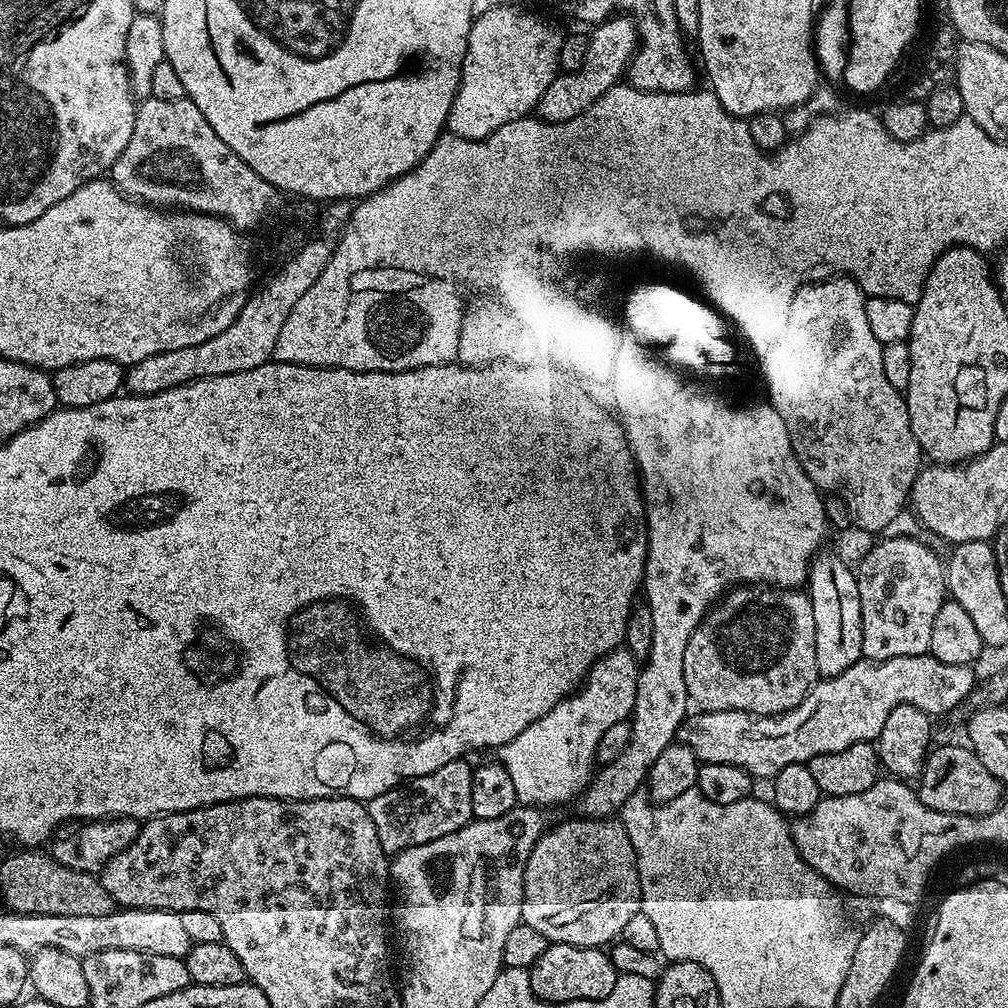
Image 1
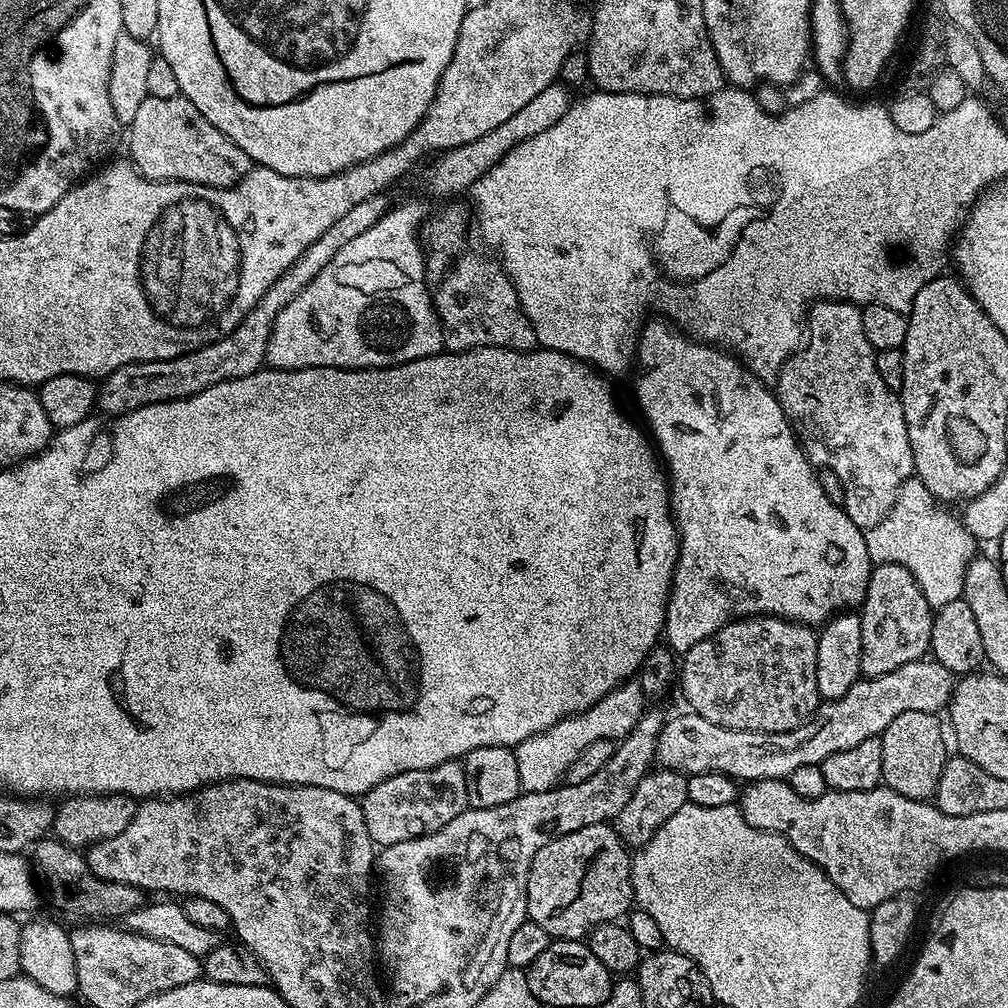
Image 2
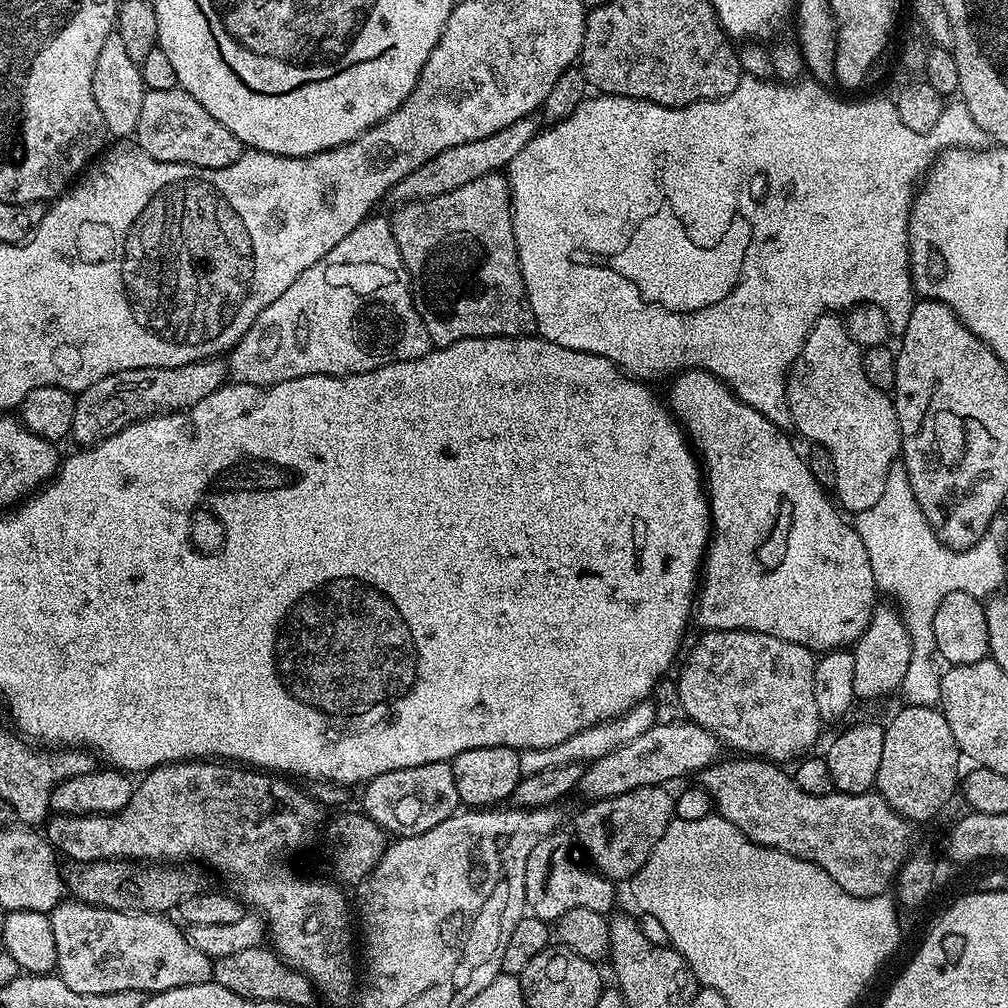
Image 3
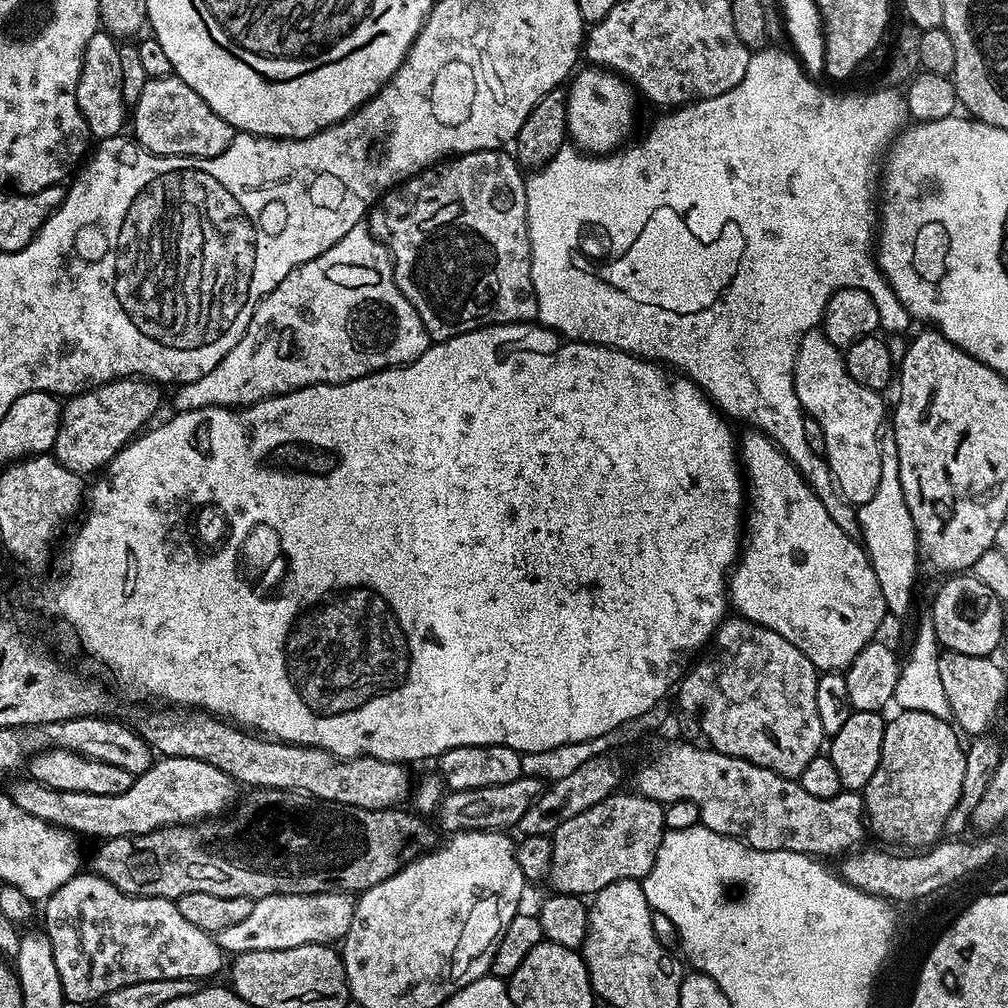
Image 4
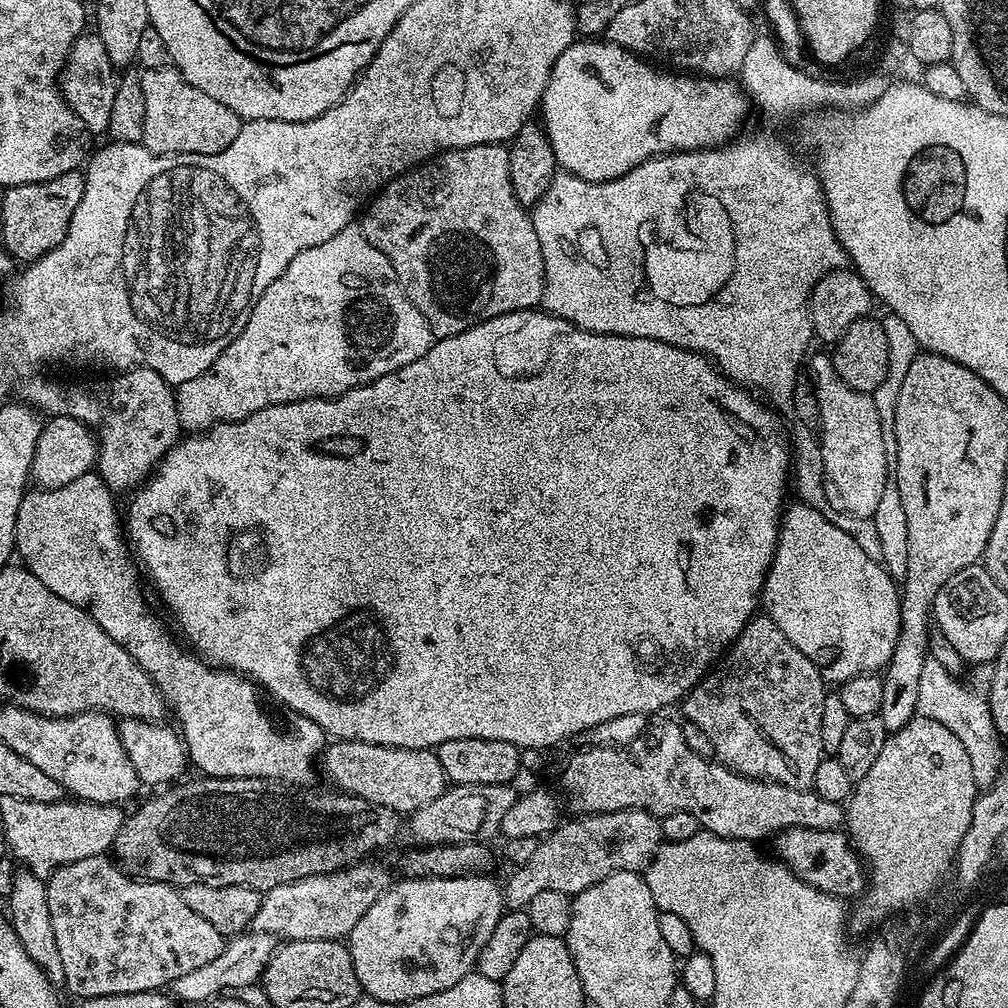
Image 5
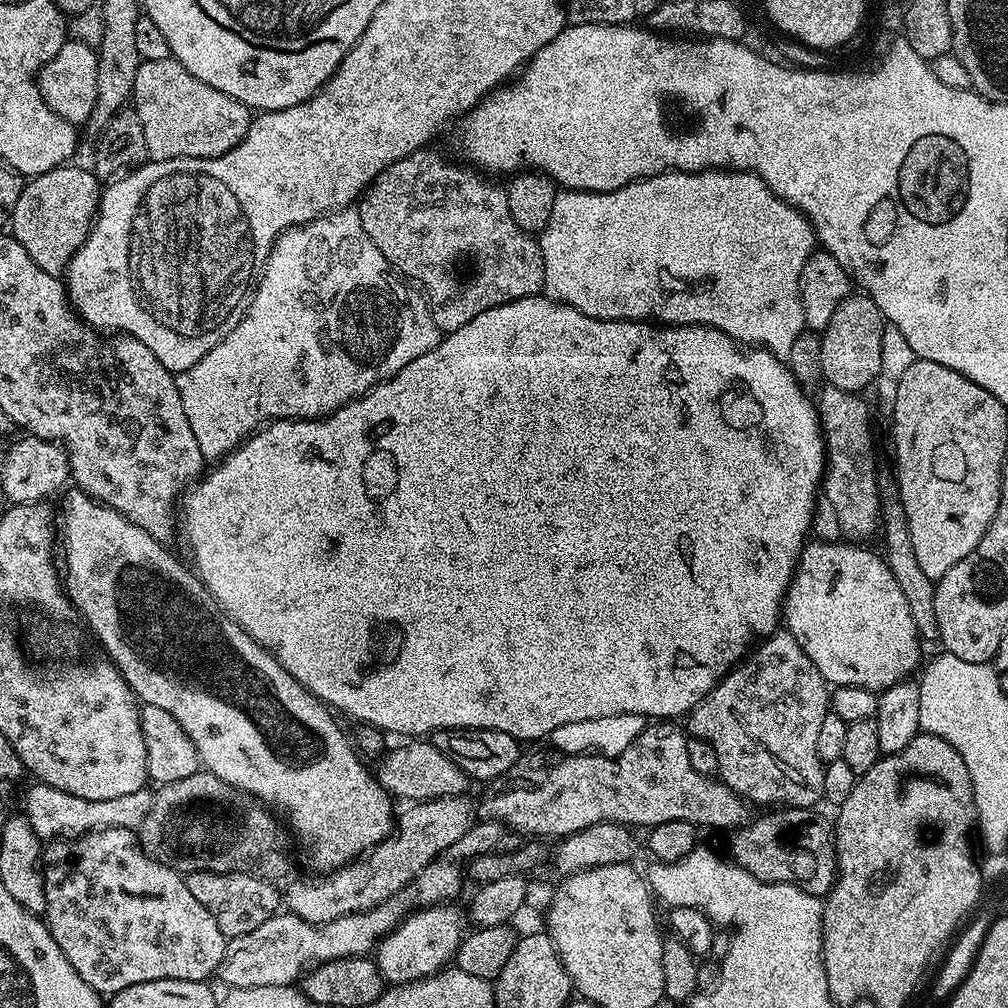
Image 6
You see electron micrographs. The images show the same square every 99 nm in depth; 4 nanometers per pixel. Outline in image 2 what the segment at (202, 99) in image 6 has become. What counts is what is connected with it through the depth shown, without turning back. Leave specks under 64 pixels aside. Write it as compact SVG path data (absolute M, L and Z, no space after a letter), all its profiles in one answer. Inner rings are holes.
M182 95L174 98L147 96L126 132L127 155L147 180L181 180L209 184L211 188L230 188L254 167L246 150L222 134L218 126L206 122L202 110Z

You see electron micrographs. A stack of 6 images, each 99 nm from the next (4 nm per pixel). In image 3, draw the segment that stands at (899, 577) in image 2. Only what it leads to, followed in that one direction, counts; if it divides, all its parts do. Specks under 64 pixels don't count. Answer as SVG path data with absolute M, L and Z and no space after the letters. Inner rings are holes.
M881 603L872 611L868 628L851 649L854 658L854 694L857 701L876 700L903 685L906 666L910 666L910 634L899 607Z

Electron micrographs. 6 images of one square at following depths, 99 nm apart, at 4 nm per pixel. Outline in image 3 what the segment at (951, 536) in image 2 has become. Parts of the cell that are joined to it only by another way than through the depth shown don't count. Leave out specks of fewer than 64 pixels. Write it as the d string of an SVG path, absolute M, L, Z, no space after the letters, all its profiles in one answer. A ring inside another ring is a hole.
M902 462L890 466L890 474L886 474L886 486L878 502L874 502L870 510L855 513L854 527L858 538L862 538L862 546L866 546L866 558L870 558L870 570L874 570L877 589L881 593L892 592L891 599L898 605L910 634L910 666L906 666L902 685L905 701L908 704L935 705L940 698L942 661L934 642L934 614L938 614L938 606L942 606L942 598L946 598L946 594L972 592L975 596L987 598L999 593L1004 584L1004 552L992 534L983 536L973 548L951 548L941 542L930 522L926 522L926 514L922 514L918 498L914 498L914 486L910 486L910 474Z

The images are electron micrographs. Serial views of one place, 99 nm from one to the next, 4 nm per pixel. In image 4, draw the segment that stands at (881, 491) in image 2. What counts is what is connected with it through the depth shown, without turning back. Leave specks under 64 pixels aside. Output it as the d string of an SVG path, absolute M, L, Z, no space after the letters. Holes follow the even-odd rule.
M819 327L811 328L802 338L794 366L794 386L805 413L824 427L822 452L840 493L853 506L870 502L870 498L874 498L874 490L878 490L878 478L882 475L880 425L886 420L885 397L859 385L850 376L845 353L834 346L834 342L830 342Z

